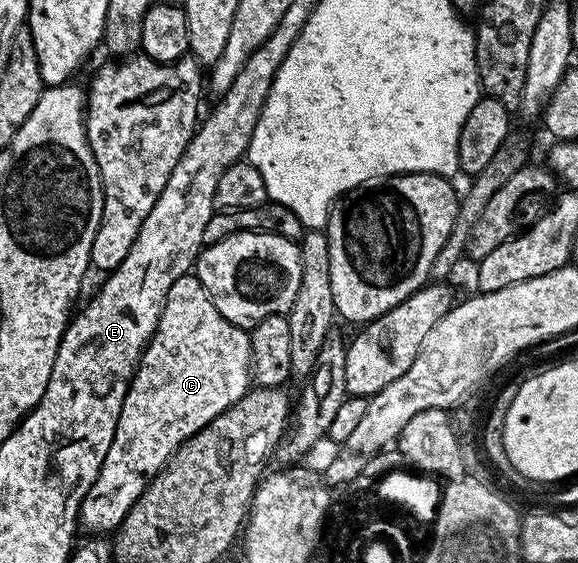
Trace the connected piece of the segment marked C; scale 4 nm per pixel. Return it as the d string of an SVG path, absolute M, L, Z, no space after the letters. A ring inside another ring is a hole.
M194 274L177 278L177 282L169 286L157 330L143 349L139 366L131 377L131 385L127 387L109 454L105 454L105 462L101 462L97 482L93 482L89 494L79 507L79 524L87 527L91 534L114 533L129 514L133 502L141 498L150 480L167 464L167 459L189 437L197 434L197 430L201 430L209 422L213 422L213 418L234 406L252 384L251 337L248 329L238 328L223 317L221 310L213 306L209 294Z

